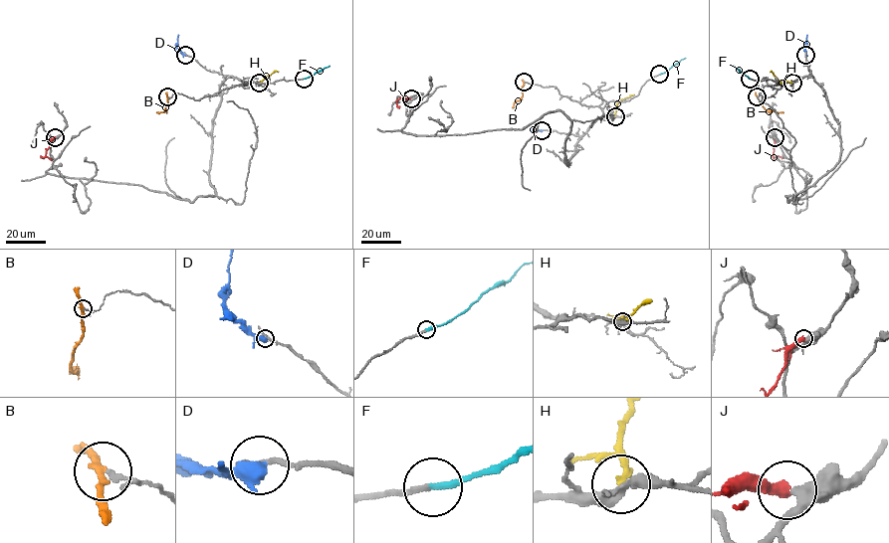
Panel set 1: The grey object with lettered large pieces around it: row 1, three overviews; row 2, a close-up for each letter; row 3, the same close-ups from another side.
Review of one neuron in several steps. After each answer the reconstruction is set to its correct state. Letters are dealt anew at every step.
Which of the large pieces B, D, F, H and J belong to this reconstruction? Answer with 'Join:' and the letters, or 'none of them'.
Join: F

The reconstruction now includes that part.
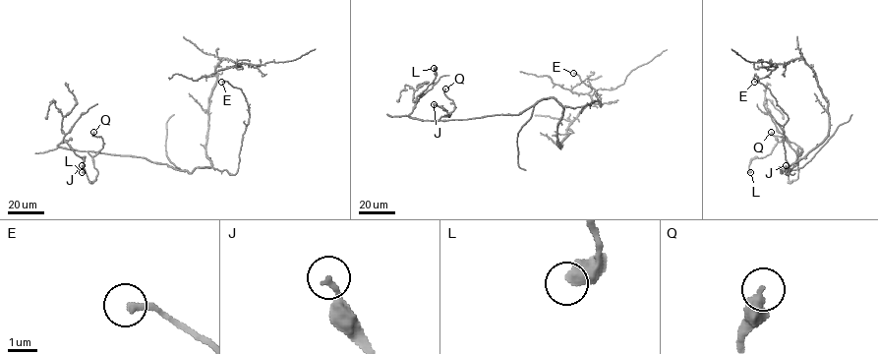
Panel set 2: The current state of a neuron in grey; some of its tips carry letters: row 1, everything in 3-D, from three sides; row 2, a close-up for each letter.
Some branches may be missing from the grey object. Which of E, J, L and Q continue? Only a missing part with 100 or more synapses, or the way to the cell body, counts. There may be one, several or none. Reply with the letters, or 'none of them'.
none of them

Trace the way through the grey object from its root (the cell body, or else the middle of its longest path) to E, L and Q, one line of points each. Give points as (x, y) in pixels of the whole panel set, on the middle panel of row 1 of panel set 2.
E: (563, 110), (564, 106), (590, 106), (593, 101), (601, 105), (596, 90), (573, 73)
L: (563, 110), (548, 97), (518, 114), (447, 120), (412, 118), (409, 114), (416, 97), (436, 77), (434, 68)
Q: (563, 110), (554, 98), (548, 97), (518, 114), (439, 120), (454, 109), (454, 103), (445, 94), (445, 88)

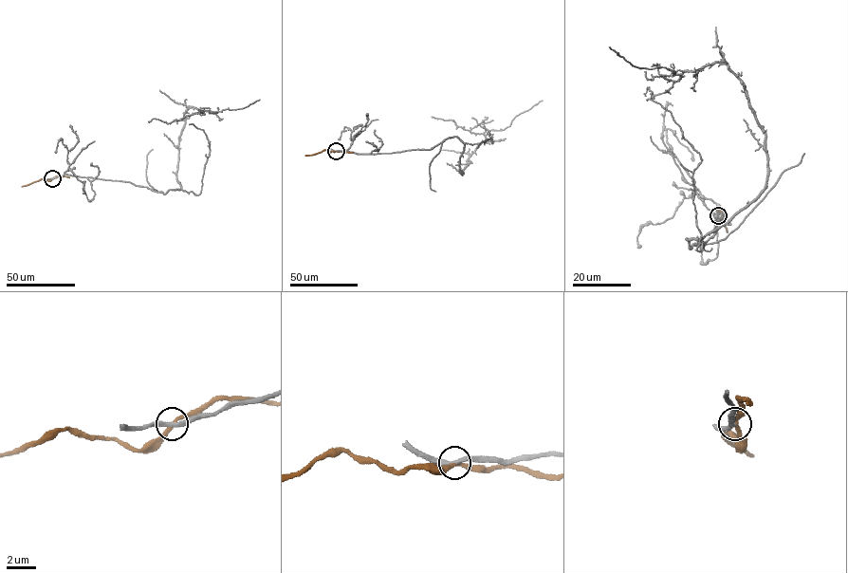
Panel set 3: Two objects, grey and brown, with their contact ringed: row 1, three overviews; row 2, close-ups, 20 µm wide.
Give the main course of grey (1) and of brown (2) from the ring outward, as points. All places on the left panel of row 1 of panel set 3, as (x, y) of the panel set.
1: (52, 178), (68, 175), (121, 180), (164, 194), (180, 189), (178, 137), (189, 106), (221, 111), (259, 100)
2: (52, 178), (22, 186)

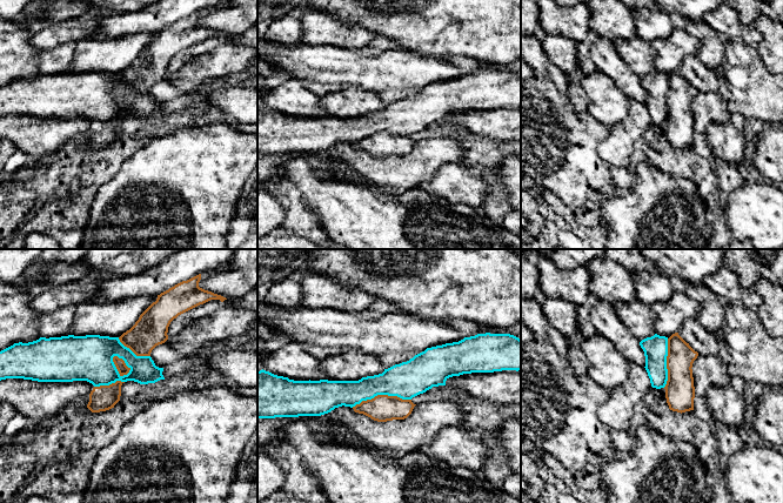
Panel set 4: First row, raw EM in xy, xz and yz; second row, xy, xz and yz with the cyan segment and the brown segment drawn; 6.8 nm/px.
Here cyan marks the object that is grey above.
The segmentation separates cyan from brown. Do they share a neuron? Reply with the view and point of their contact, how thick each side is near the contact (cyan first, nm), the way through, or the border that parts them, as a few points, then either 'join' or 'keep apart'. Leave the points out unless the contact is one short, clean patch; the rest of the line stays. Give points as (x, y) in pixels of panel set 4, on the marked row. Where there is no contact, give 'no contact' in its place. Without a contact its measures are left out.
xz (381, 394) | 260/190 nm | keep apart

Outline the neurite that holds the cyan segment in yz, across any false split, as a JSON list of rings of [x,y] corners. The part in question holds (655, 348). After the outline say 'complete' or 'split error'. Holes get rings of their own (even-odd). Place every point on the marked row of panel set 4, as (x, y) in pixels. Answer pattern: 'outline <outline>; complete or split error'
outline [[[655,334],[640,342],[645,356],[645,370],[652,388],[664,388],[668,381],[668,337]]]; complete

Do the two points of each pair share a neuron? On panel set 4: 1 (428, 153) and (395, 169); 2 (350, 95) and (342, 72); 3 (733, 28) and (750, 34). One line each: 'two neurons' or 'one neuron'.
1: one neuron
2: two neurons
3: one neuron

